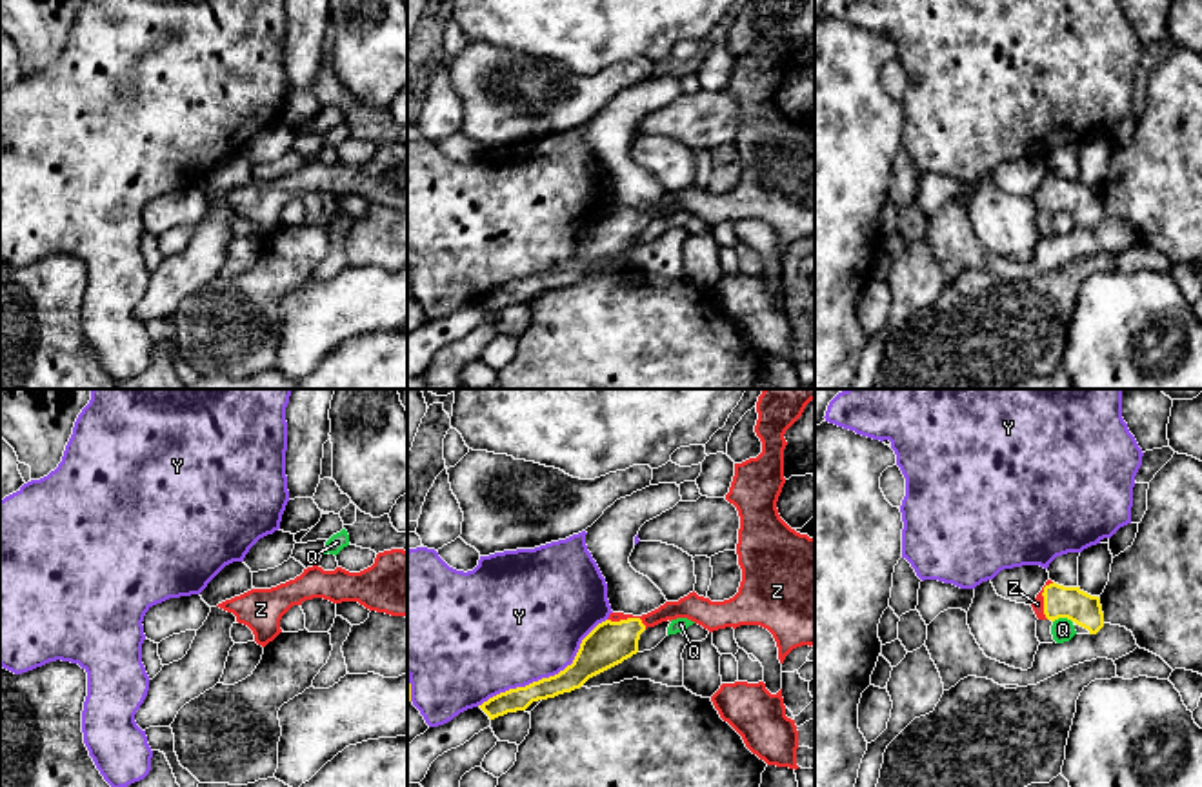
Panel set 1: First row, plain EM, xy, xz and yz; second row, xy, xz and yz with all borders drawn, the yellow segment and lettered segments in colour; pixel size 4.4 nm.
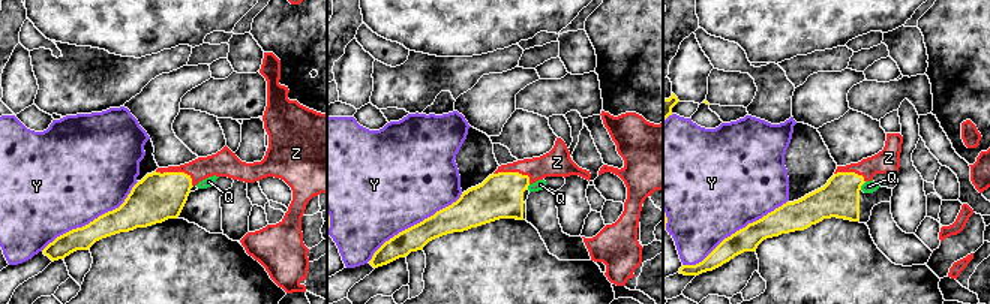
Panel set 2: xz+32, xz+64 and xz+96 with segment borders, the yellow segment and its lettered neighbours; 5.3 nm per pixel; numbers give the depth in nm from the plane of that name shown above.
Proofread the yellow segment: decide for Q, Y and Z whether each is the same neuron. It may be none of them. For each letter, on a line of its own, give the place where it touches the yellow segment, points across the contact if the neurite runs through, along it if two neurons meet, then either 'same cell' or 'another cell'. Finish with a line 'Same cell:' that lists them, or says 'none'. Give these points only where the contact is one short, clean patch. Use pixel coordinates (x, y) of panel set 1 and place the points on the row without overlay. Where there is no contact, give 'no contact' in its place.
Q: contact yz (1062, 209); another cell
Y: contact xz (546, 271); another cell
Z: contact xz (628, 211); way xz (610, 235), (628, 211), (653, 211), (670, 204); same cell
Same cell: Z

